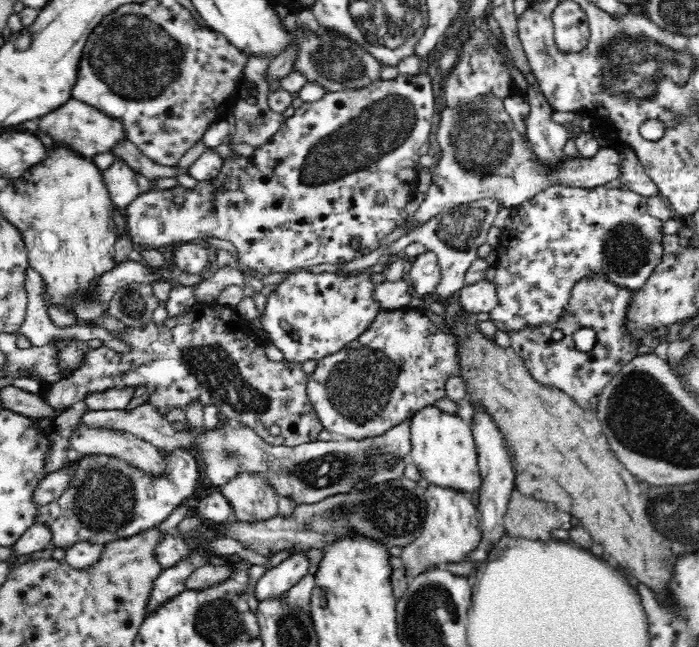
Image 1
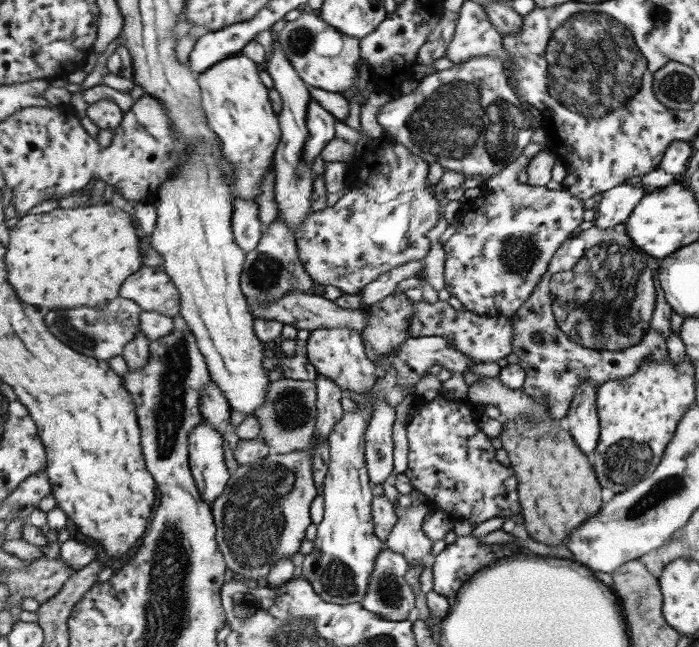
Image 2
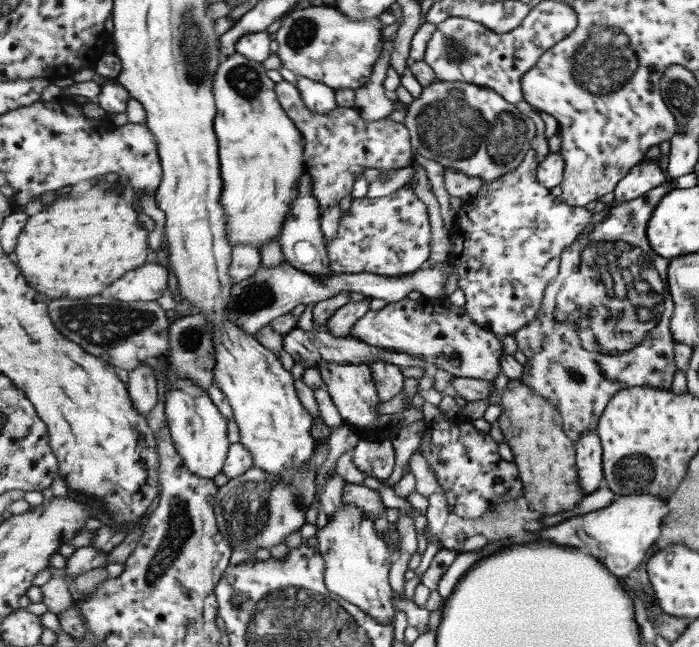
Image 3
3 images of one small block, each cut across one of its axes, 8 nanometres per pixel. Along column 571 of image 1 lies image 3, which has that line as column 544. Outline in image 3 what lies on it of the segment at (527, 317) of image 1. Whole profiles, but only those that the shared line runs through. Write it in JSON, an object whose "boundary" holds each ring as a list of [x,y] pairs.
{"boundary":[[[531,149],[513,172],[501,176],[495,182],[486,183],[477,197],[464,200],[451,229],[455,254],[459,258],[455,274],[458,277],[458,287],[465,294],[464,307],[481,328],[493,332],[499,338],[511,337],[537,320],[545,290],[560,274],[563,252],[582,240],[583,232],[595,218],[592,210],[566,206],[561,197],[555,198],[551,189],[540,183],[540,163],[537,150]]]}

